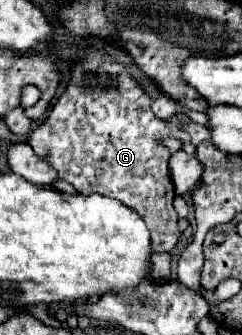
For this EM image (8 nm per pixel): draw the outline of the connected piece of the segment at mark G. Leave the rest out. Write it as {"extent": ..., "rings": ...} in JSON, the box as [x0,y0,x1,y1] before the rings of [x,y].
{"extent":[28,50,180,252],"rings":[[[88,50],[86,58],[74,64],[66,92],[50,110],[48,120],[30,134],[28,144],[40,158],[52,164],[60,180],[70,182],[80,194],[102,194],[136,210],[150,230],[152,252],[170,252],[180,238],[178,216],[172,206],[176,192],[168,172],[170,152],[156,142],[156,136],[168,136],[170,132],[166,122],[154,116],[150,104],[152,98],[126,74],[122,64],[108,62],[98,50]]]}

